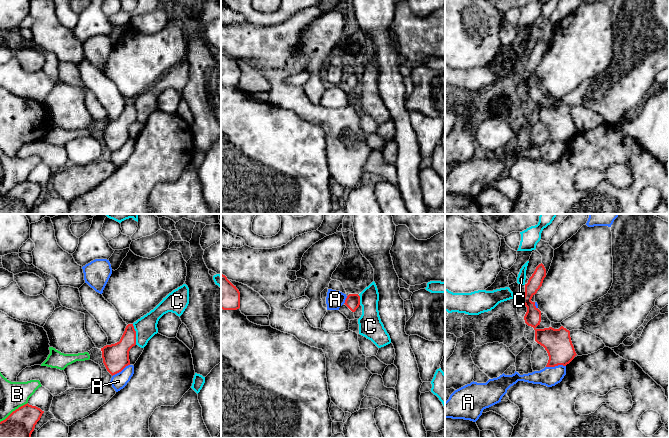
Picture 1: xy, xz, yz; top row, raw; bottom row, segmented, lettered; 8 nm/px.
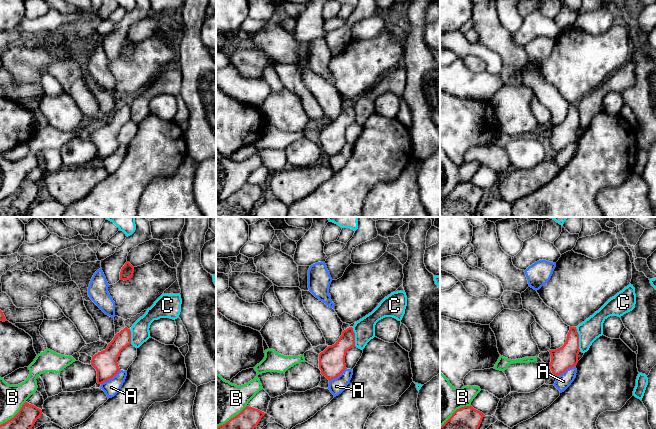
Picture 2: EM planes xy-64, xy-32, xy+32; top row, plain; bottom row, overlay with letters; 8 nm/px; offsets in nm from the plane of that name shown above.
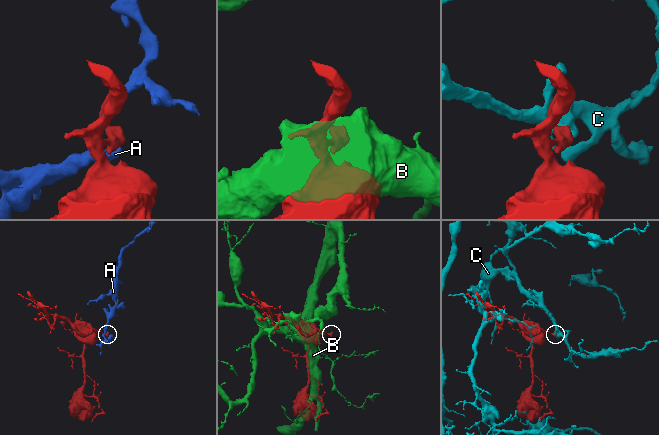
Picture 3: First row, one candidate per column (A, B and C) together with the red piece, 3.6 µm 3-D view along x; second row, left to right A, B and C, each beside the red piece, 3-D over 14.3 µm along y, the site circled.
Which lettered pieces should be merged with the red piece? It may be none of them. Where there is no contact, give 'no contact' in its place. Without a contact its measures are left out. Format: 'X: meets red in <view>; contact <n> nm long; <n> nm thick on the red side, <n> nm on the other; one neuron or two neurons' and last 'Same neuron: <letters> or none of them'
A: meets red in yz; contact 160 nm long; 220 nm thick on the red side, 160 nm on the other; two neurons
B: meets red in xy; contact 280 nm long; 260 nm thick on the red side, 220 nm on the other; two neurons
C: meets red in xy; contact 170 nm long; 200 nm thick on the red side, 180 nm on the other; two neurons
Same neuron: none of them

